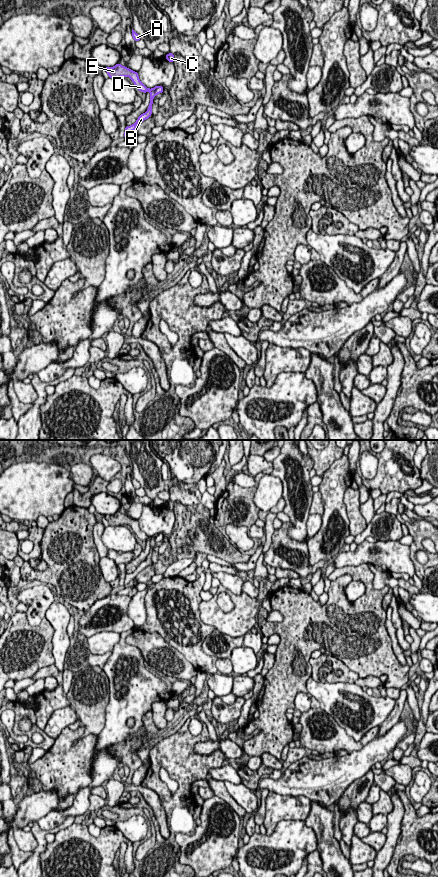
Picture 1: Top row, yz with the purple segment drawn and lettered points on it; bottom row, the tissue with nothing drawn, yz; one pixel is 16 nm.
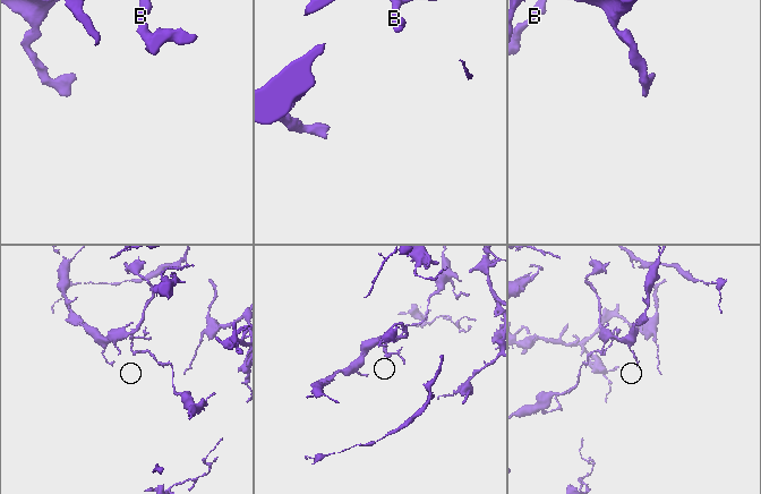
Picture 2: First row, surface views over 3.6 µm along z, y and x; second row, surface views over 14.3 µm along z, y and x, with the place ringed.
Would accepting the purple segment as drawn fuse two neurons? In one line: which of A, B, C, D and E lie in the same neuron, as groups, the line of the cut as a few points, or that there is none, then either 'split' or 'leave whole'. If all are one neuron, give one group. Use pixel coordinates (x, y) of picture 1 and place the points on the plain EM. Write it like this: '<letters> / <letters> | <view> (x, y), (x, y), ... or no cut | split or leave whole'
A D E / B C | yz (152, 537), (150, 541) | split

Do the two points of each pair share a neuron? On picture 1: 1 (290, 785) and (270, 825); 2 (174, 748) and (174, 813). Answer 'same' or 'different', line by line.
1: different
2: same

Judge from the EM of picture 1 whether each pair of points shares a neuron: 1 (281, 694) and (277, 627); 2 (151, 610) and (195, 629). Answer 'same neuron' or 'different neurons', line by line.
1: same neuron
2: same neuron

